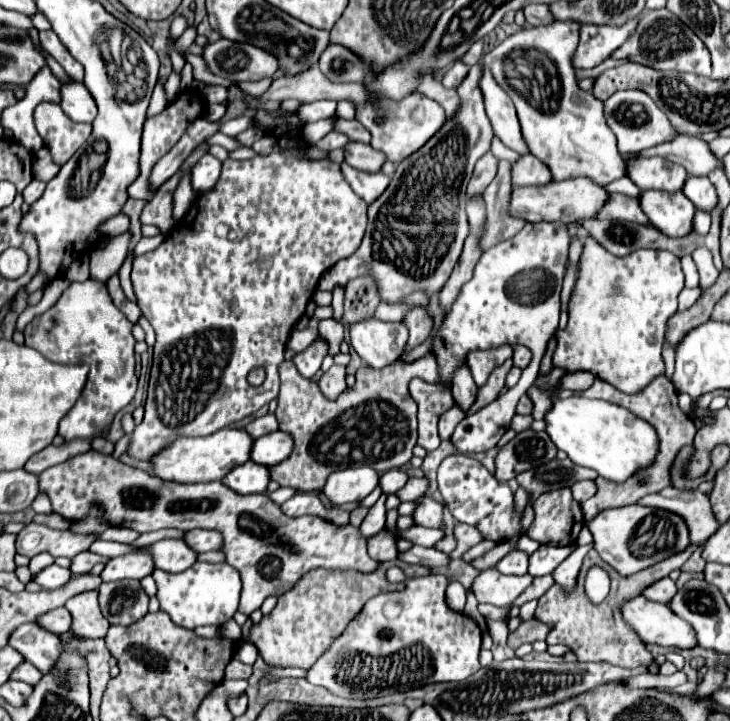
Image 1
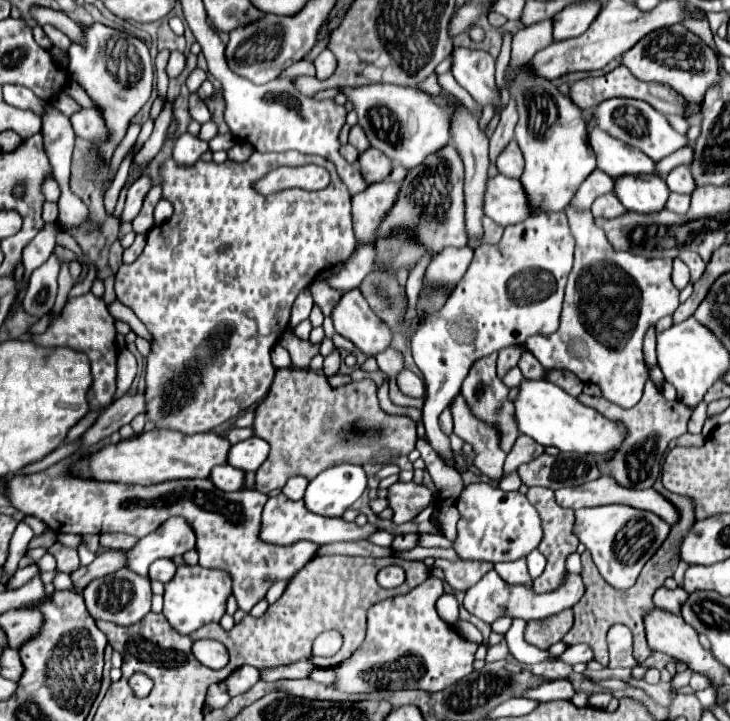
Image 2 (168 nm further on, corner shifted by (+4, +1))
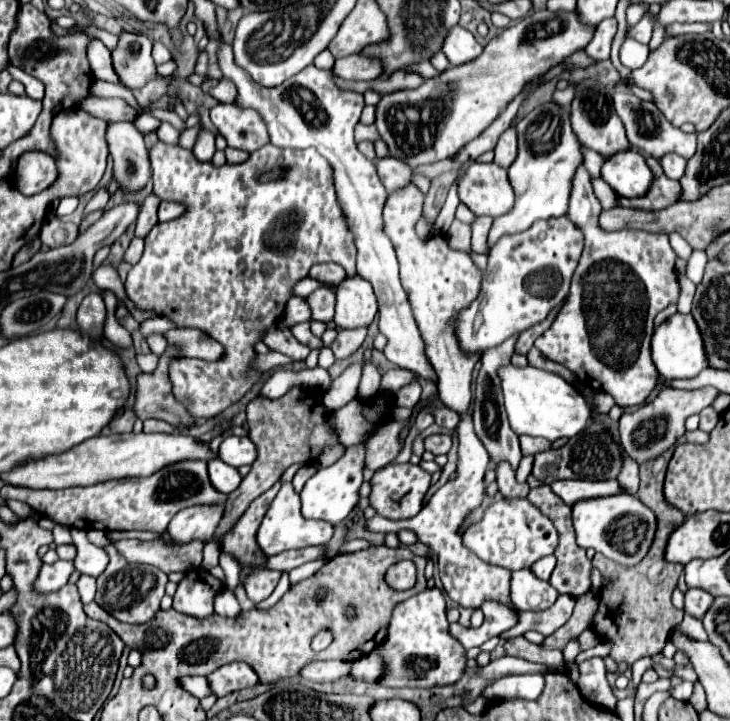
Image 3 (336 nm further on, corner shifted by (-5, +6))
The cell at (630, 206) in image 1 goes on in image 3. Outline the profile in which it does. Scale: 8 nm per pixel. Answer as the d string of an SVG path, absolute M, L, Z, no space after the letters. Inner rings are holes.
M594 177L594 179L592 179L592 187L594 187L594 195L598 197L598 201L600 201L600 205L602 205L604 209L616 207L618 195L614 193L614 189L612 189L610 185L606 185L600 177Z

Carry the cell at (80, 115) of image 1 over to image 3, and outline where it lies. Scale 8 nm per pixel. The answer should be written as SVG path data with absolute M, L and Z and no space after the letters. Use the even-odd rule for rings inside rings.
M108 123L106 141L114 159L112 179L122 193L138 193L146 187L152 167L142 133L132 123Z

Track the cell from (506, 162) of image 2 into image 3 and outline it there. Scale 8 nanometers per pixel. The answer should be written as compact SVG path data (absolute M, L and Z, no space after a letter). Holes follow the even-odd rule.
M508 127L508 129L500 135L500 139L498 139L496 147L494 147L494 163L500 165L500 167L504 167L504 169L508 169L510 163L514 161L516 149L518 149L516 129L514 129L514 127Z

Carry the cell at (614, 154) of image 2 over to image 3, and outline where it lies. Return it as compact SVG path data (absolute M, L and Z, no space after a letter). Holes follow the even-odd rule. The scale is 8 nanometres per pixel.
M582 79L574 83L574 99L570 107L570 123L574 129L574 135L578 135L578 141L588 147L598 151L602 157L612 155L614 151L626 151L630 149L630 143L624 135L624 125L618 119L612 103L612 93L602 85L598 79Z

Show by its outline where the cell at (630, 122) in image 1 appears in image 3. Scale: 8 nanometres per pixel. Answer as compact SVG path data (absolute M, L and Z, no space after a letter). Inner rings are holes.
M616 91L614 93L614 107L616 107L616 113L618 117L622 119L624 123L624 129L626 129L626 137L630 141L630 145L634 149L640 149L640 151L646 151L650 153L652 157L658 157L658 155L666 155L666 153L678 153L686 159L690 159L694 153L696 153L696 133L682 133L680 129L672 127L666 117L658 111L658 107L650 101L642 101L638 97L634 97L632 93L628 91Z

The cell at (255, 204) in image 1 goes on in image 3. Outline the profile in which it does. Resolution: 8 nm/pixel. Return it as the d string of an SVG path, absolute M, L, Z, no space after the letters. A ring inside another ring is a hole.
M156 143L150 149L150 161L154 169L152 193L160 199L186 203L186 215L152 227L144 237L144 255L140 263L130 269L124 287L136 307L150 309L182 327L202 329L222 343L226 355L220 361L210 363L176 357L170 363L176 399L184 403L194 417L212 419L228 405L236 403L260 379L260 373L248 369L254 357L252 345L260 341L262 333L272 323L282 319L294 283L306 277L314 263L338 263L344 267L346 275L356 273L354 235L350 235L342 219L342 209L338 207L330 179L330 165L314 149L280 149L266 145L250 153L248 161L240 165L214 167L212 163L198 163L188 149ZM276 167L286 173L274 181L260 183L260 175Z

